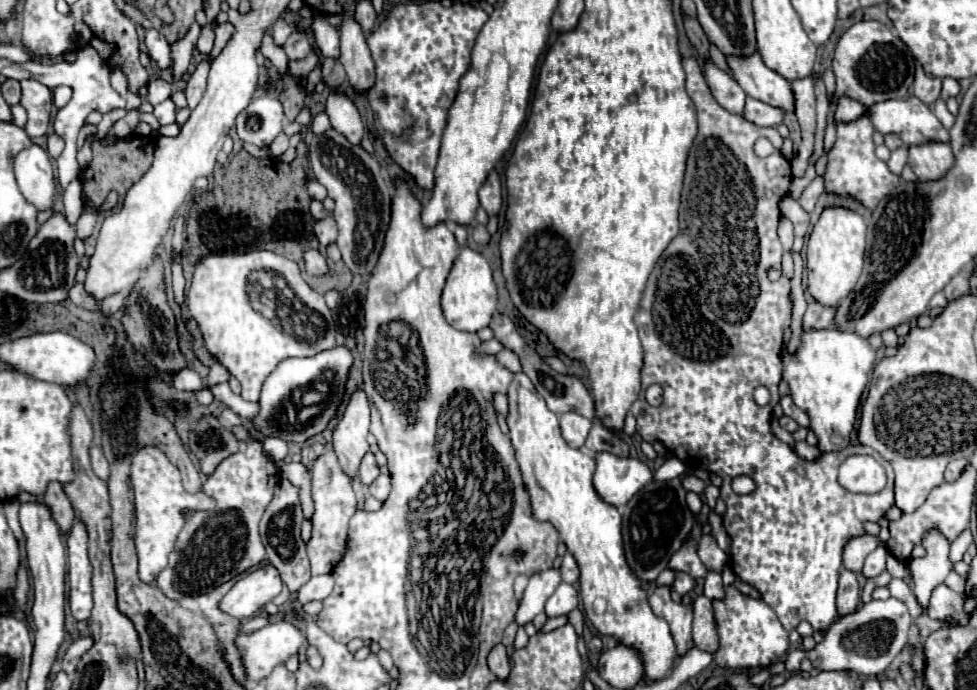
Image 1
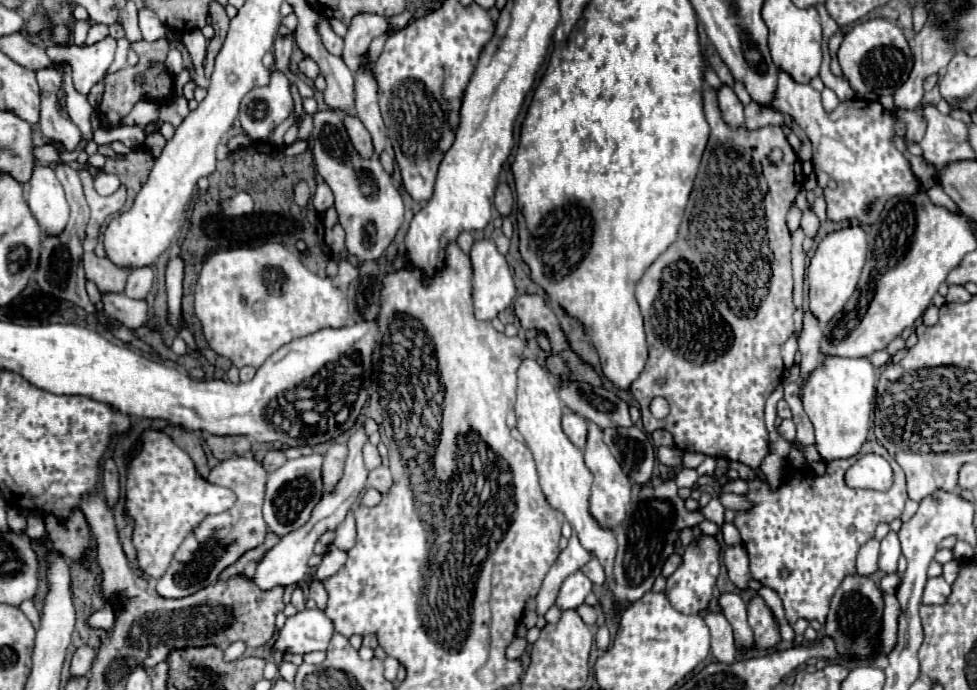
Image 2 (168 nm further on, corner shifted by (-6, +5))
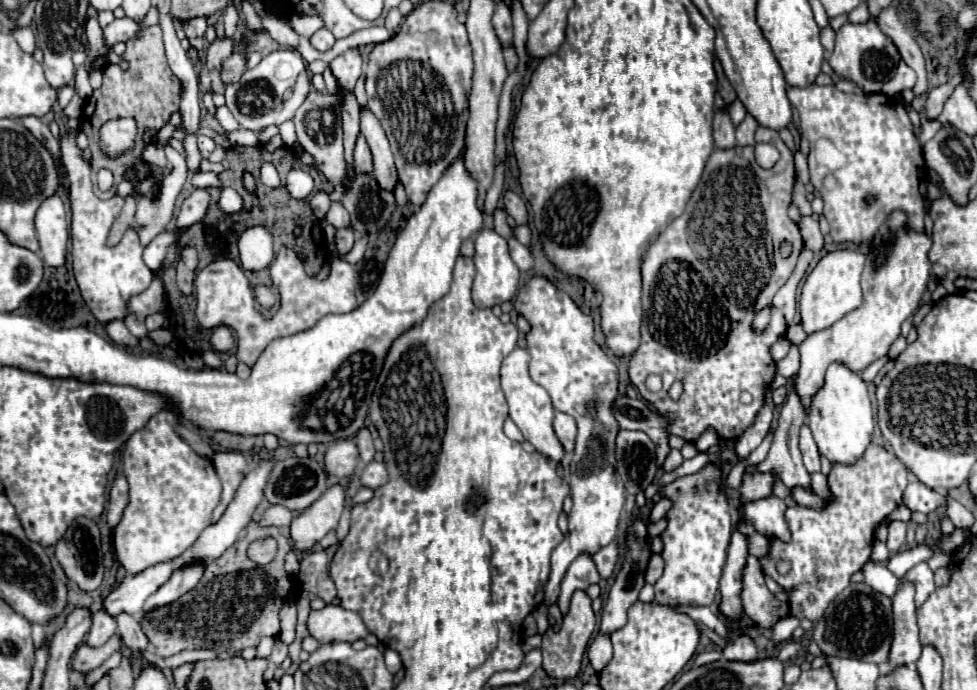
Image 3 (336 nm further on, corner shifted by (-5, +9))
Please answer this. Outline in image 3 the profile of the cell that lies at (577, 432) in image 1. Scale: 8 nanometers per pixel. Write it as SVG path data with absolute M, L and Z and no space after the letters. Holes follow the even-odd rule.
M556 413L554 417L554 431L556 431L556 437L560 439L560 443L564 445L566 449L566 455L570 457L572 451L574 451L574 443L576 443L576 433L578 433L578 427L576 427L576 421L566 415L566 413Z

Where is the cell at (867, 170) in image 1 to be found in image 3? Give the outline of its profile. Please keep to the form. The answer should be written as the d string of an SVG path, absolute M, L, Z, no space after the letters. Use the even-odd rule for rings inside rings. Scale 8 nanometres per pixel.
M816 83L808 87L788 87L788 99L798 111L801 136L810 141L810 181L822 195L824 217L830 223L830 235L836 243L862 243L872 239L878 227L884 223L884 217L888 217L892 209L904 209L908 213L908 221L912 221L912 229L924 229L924 197L928 183L926 163L920 143L912 131L908 111L900 101L882 93L842 93L834 85L820 87ZM866 195L876 195L876 201L872 205L866 205Z

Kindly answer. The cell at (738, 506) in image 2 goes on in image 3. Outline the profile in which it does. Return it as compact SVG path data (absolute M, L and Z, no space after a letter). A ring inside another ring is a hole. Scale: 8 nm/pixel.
M762 497L756 501L748 501L748 503L740 503L738 505L738 515L746 521L750 521L758 533L762 533L764 537L780 537L782 541L788 541L790 533L788 533L788 525L784 521L784 501L778 497Z

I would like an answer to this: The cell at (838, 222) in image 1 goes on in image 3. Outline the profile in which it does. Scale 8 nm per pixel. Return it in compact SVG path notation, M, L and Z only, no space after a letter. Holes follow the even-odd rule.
M838 249L826 253L812 273L806 277L800 295L800 313L802 327L806 333L814 333L836 323L844 313L860 307L862 291L860 291L860 275L864 267L864 255L858 249Z

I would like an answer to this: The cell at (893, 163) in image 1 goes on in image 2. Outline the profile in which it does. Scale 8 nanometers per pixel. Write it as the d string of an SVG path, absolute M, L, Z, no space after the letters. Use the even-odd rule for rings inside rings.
M913 109L913 113L905 113L905 125L907 125L907 139L921 141L921 137L925 135L925 117L921 117L919 109Z

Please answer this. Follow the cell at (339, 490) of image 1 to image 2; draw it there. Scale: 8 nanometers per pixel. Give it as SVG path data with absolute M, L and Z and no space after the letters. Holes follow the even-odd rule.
M333 443L329 451L325 453L325 461L323 461L323 491L325 493L333 491L339 479L343 477L345 457L347 457L347 445L343 443Z

